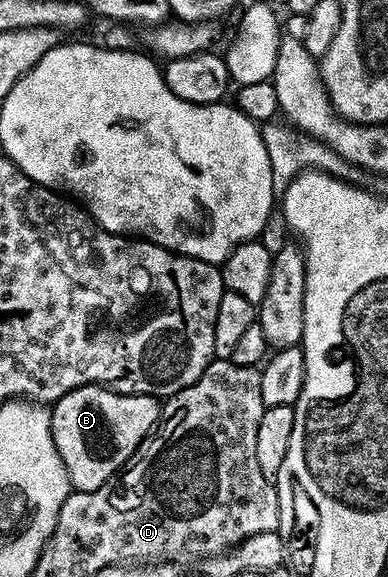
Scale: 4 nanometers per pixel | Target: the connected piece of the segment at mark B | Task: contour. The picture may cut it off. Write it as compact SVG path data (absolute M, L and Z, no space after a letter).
M101 384L69 391L50 410L53 443L76 493L97 491L120 472L148 440L161 416L156 398L144 393L120 393L118 388Z

